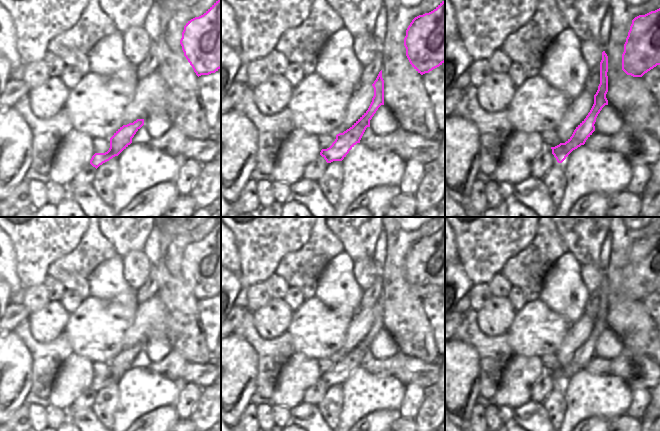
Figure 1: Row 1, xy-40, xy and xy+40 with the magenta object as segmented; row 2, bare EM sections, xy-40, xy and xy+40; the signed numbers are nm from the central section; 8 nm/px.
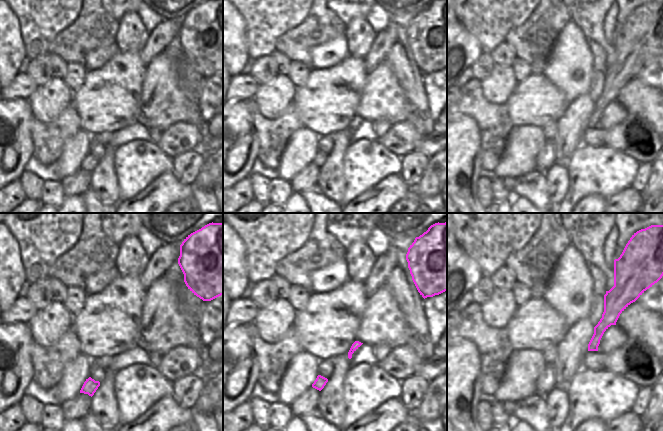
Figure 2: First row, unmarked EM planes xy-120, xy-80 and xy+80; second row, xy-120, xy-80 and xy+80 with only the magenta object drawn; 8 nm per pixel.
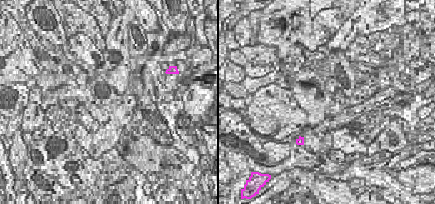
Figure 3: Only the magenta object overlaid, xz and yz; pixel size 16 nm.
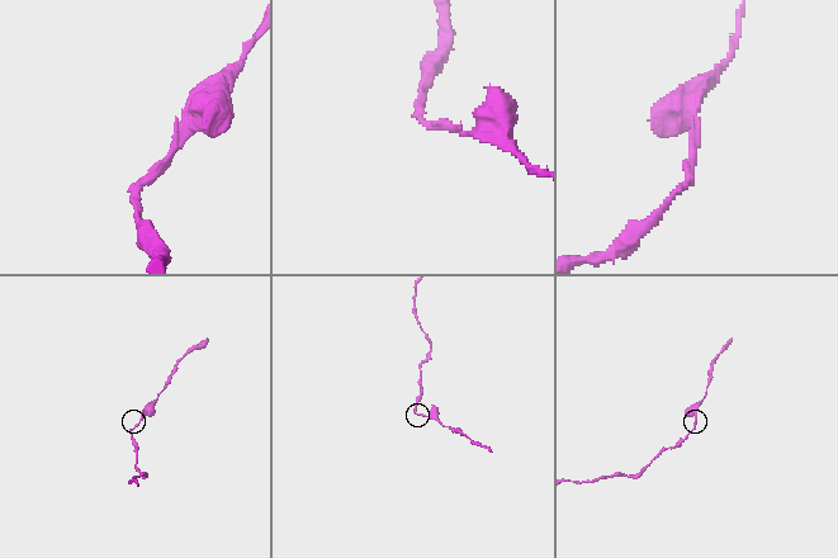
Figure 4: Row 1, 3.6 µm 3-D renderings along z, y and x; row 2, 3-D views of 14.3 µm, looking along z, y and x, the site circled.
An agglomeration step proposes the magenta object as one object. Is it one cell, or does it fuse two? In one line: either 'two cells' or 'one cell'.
two cells

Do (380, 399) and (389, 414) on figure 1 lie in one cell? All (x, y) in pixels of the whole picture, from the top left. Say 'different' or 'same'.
different

